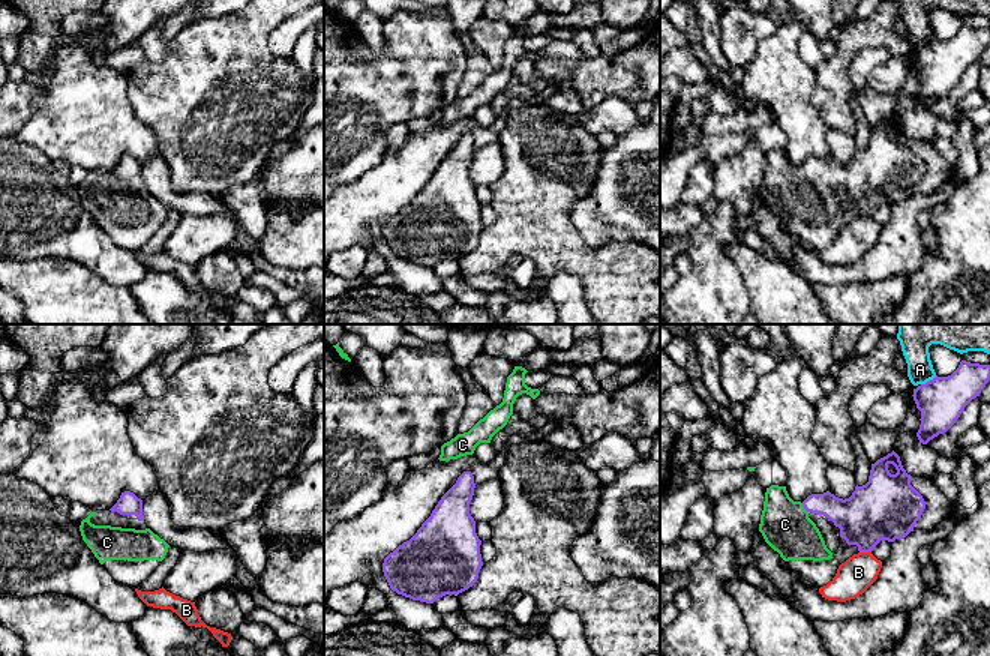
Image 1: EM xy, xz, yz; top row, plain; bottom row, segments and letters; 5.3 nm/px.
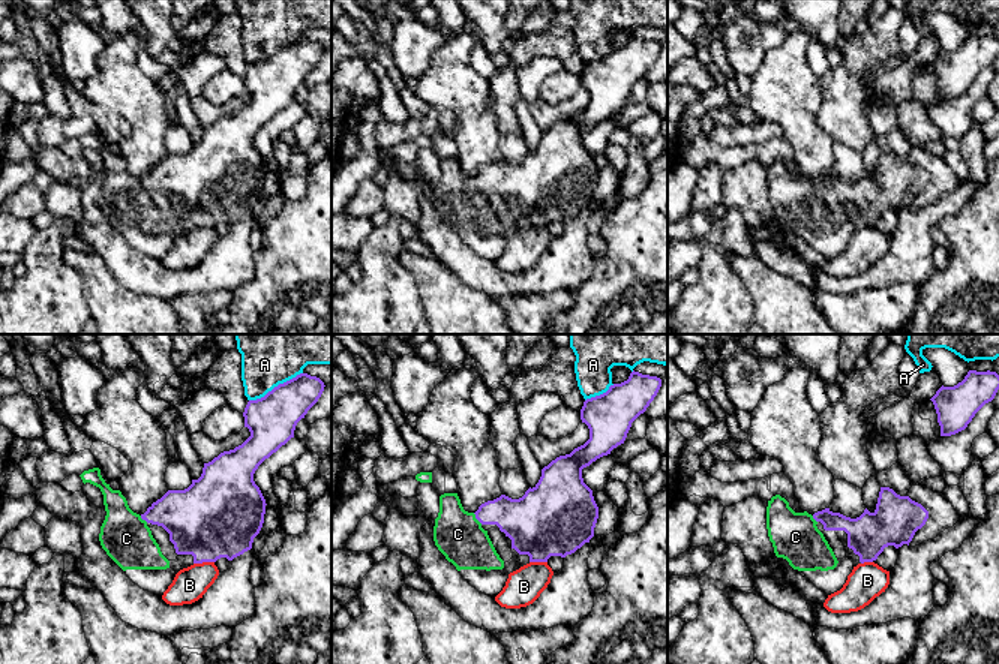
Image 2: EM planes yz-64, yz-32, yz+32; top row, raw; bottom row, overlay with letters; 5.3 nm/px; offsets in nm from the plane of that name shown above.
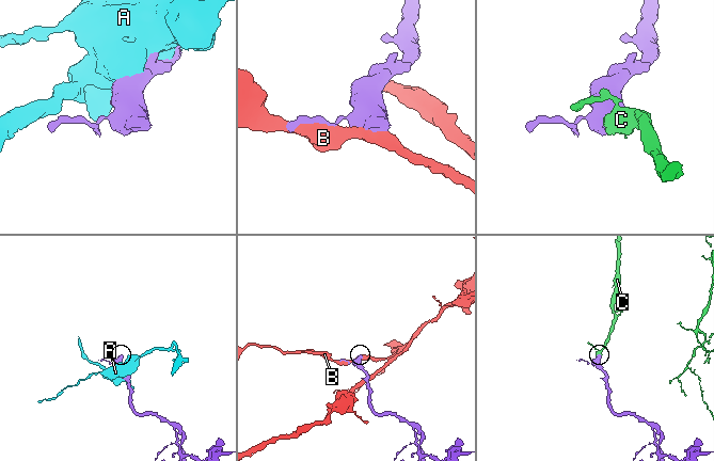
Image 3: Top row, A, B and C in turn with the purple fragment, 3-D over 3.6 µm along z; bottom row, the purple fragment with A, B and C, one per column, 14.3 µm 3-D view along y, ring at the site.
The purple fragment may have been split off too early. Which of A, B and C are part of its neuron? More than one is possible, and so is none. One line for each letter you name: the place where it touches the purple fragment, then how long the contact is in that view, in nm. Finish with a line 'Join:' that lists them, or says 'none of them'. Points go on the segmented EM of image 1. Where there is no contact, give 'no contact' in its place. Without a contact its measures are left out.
C: meets purple in yz at (804, 508); contact 70 nm long
Join: C

